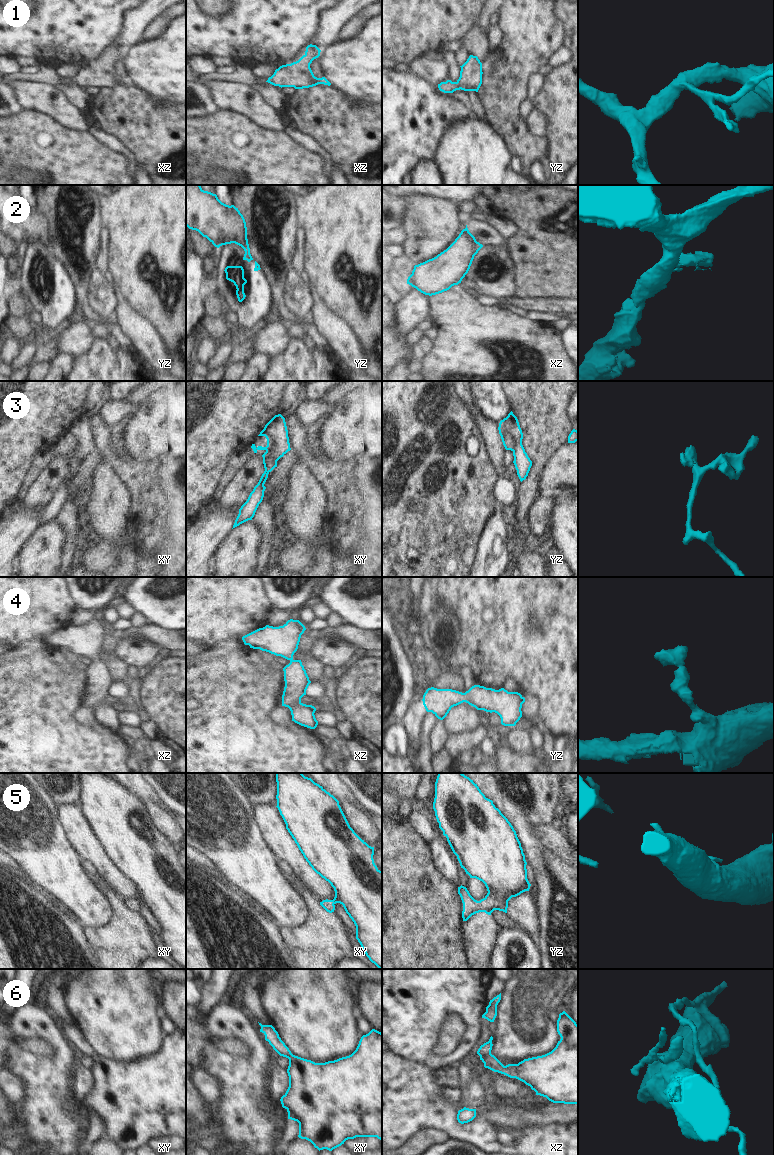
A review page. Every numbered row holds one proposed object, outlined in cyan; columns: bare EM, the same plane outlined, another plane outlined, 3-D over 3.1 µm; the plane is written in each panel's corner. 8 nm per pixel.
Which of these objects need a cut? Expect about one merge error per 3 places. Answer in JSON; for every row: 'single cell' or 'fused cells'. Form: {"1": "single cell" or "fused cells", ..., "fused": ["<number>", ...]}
{"1": "single cell", "2": "fused cells", "3": "single cell", "4": "single cell", "5": "single cell", "6": "fused cells", "fused": ["2", "6"]}

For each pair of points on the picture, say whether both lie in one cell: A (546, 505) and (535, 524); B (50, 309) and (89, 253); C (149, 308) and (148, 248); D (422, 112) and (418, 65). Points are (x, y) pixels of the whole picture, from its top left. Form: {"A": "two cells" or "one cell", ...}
{"A": "one cell", "B": "two cells", "C": "one cell", "D": "two cells"}

